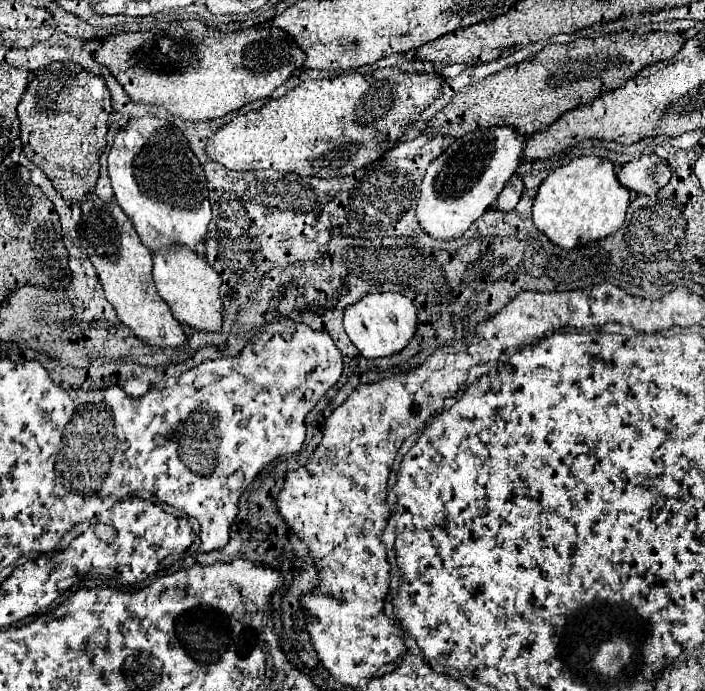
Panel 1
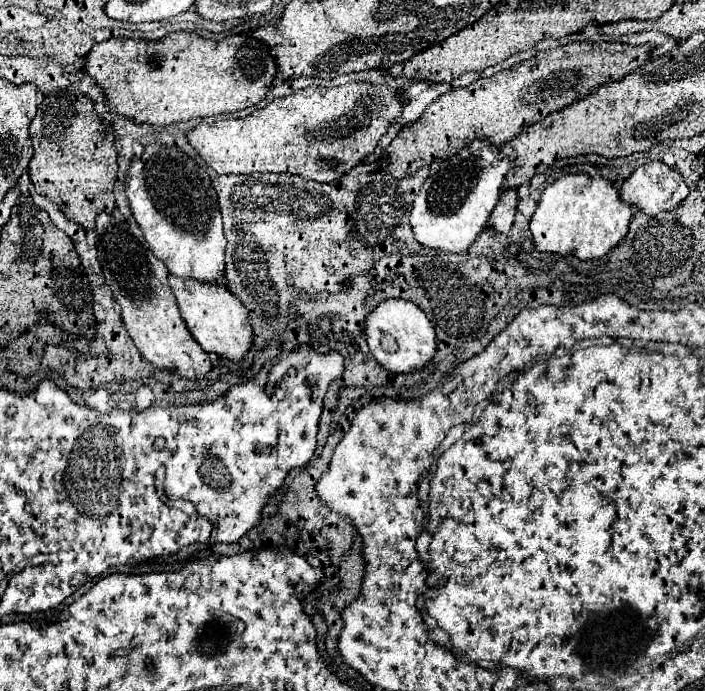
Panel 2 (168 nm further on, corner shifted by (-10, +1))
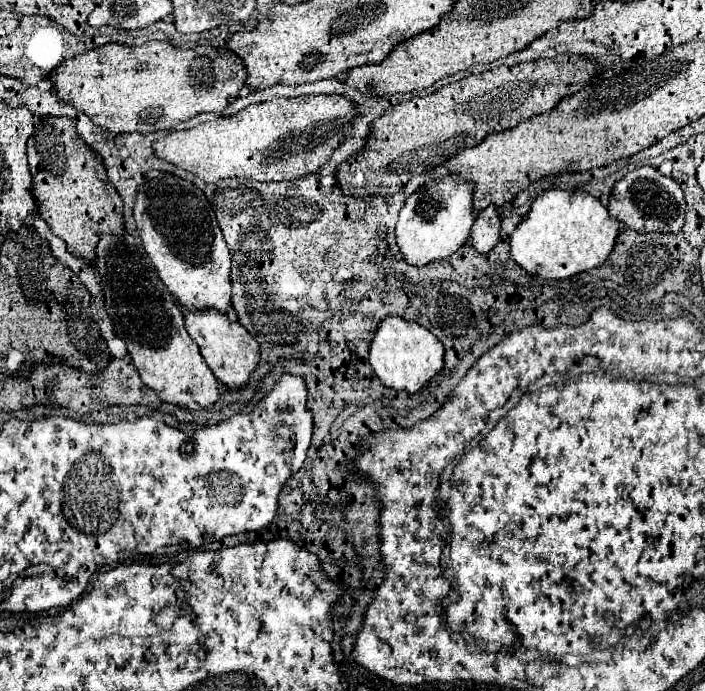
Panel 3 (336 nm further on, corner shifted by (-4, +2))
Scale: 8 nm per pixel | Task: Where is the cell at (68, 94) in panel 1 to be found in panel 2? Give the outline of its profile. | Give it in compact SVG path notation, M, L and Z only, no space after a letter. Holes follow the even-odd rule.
M51 93L43 99L43 103L37 109L37 115L29 127L31 143L33 143L33 159L29 163L29 177L37 189L39 195L51 199L67 219L73 223L79 223L85 231L95 227L95 217L99 213L113 213L115 209L115 197L113 187L117 181L117 151L115 151L115 137L113 131L99 125L101 119L93 109L91 99L85 95L75 93Z

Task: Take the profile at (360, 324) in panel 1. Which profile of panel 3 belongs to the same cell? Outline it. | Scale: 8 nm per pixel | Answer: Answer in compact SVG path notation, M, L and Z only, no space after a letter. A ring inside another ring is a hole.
M389 314L379 322L369 346L369 362L385 386L413 394L443 368L443 344L417 322Z

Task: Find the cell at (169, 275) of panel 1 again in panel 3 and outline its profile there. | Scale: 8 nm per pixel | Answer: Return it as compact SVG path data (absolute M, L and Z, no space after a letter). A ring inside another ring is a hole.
M179 304L183 316L185 316L185 328L191 336L191 340L199 346L201 356L213 370L213 374L227 386L227 388L243 388L249 380L249 374L259 362L259 344L255 338L243 328L239 320L231 320L225 312L207 308L207 310L189 310L183 304Z

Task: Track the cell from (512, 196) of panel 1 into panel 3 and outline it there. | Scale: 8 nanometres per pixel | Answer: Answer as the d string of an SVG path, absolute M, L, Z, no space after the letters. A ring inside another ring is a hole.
M487 206L477 214L477 220L471 230L471 244L479 254L489 252L501 238L501 216L497 206Z

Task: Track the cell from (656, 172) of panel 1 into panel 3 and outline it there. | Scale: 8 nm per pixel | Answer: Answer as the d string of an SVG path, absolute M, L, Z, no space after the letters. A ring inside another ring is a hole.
M639 166L627 172L615 186L607 206L609 214L625 224L625 228L637 232L677 232L685 222L685 200L681 186L673 180L663 176L657 168Z

